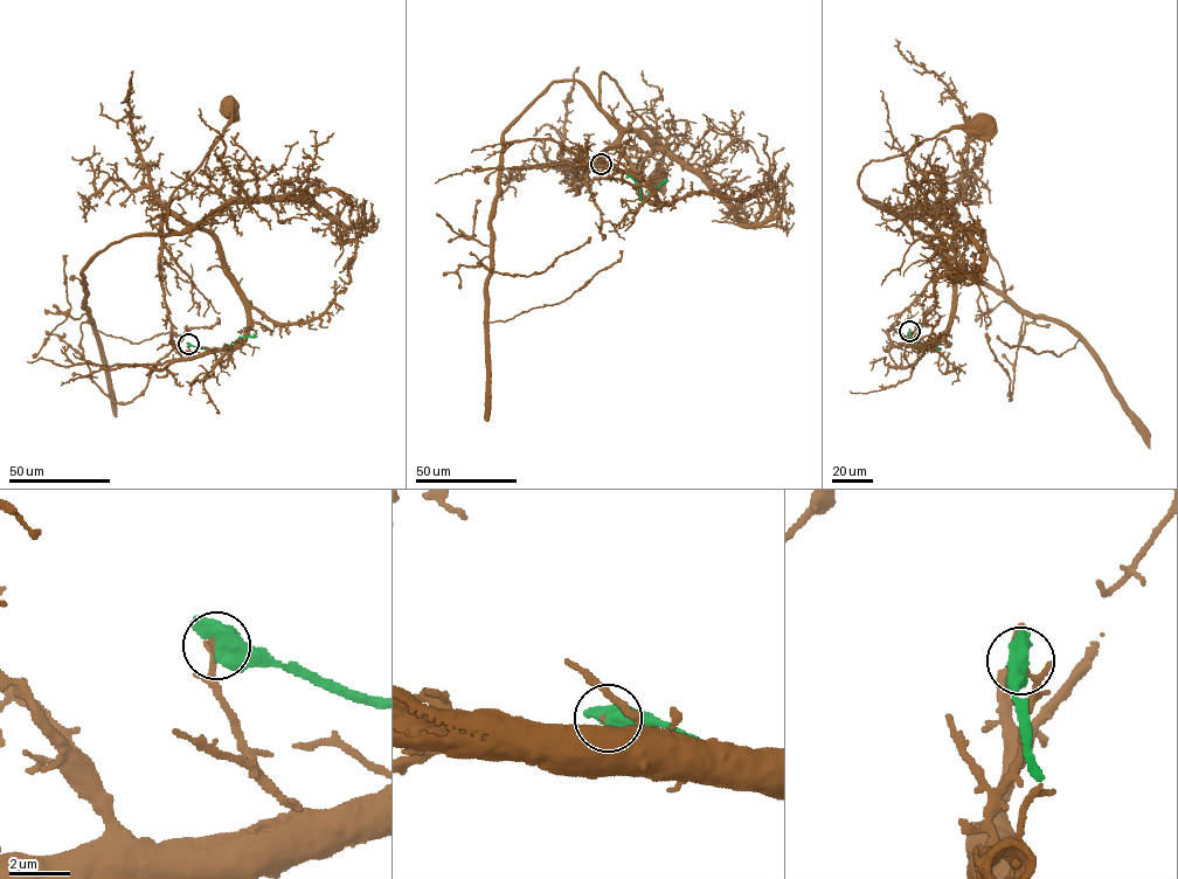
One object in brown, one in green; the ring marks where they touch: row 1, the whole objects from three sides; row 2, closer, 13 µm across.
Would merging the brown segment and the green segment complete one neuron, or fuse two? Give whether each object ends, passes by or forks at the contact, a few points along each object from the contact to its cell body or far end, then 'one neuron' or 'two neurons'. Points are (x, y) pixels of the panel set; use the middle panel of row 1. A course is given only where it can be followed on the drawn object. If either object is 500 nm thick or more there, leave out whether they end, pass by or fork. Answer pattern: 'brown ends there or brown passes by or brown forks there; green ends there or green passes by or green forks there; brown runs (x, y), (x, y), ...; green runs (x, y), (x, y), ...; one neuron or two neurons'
brown runs (601, 164), (641, 178), (658, 201), (643, 193), (618, 127), (601, 106), (603, 71), (659, 144), (659, 179); green runs (601, 164), (626, 173), (639, 187), (643, 201), (669, 180); two neurons

